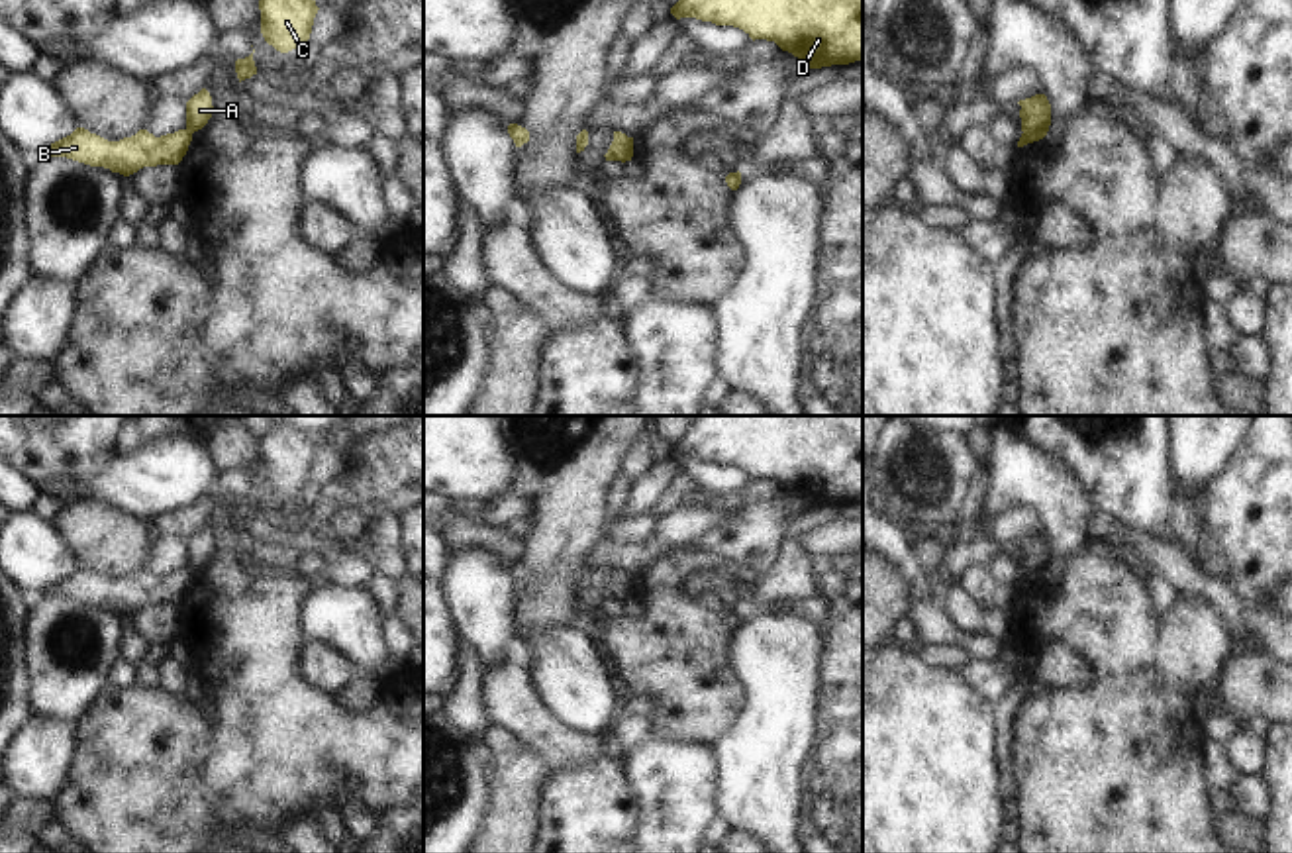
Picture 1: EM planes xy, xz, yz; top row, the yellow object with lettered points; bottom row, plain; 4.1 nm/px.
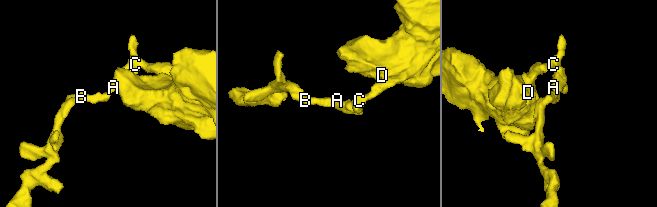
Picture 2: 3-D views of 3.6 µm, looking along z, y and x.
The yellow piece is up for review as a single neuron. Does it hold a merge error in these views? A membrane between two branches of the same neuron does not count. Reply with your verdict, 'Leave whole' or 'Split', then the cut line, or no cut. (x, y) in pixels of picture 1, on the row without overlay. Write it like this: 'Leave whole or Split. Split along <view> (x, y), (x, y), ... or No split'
Split. Split along yz (1024, 569), (1045, 573)

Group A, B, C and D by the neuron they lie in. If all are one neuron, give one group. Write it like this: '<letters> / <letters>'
A C D / B

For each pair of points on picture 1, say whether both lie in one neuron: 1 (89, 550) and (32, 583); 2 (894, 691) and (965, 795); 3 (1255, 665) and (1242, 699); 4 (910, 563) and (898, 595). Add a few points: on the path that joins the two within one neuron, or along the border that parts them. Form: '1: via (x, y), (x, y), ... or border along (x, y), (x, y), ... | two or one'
1: border along (49, 522), (77, 565) | two
2: via (894, 716), (894, 724), (940, 769) | one
3: via (1255, 673), (1255, 683), (1247, 691) | one
4: border along (883, 555), (902, 577), (914, 601) | two

